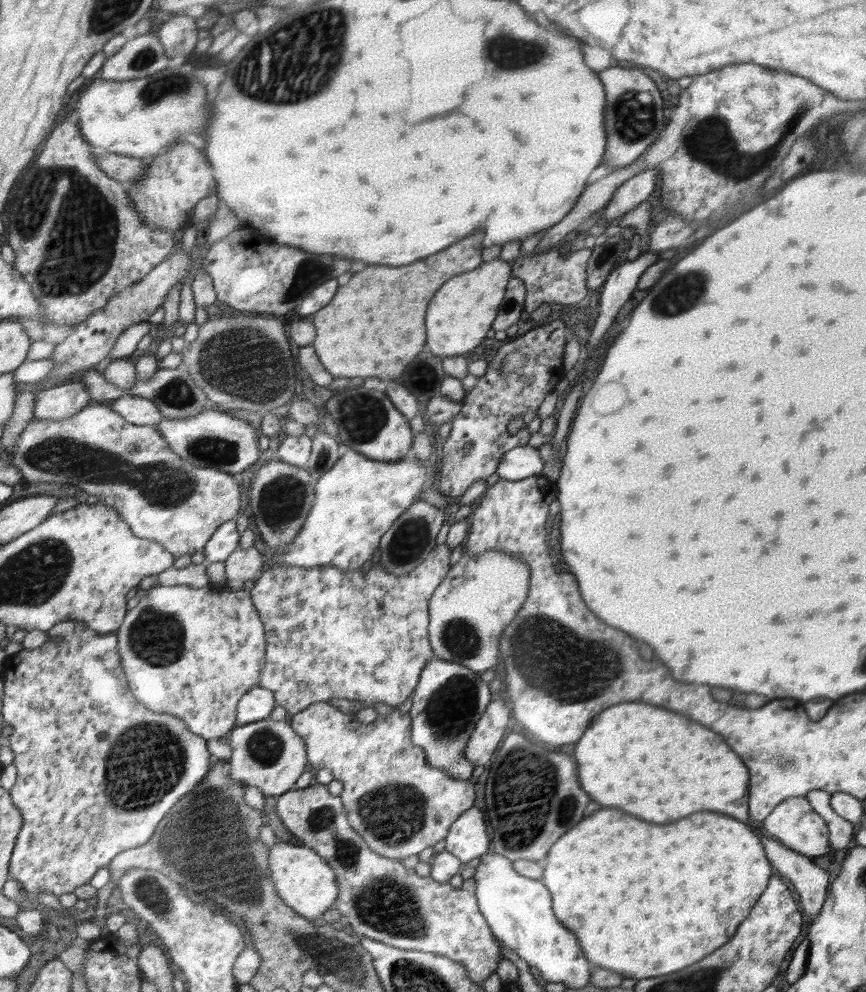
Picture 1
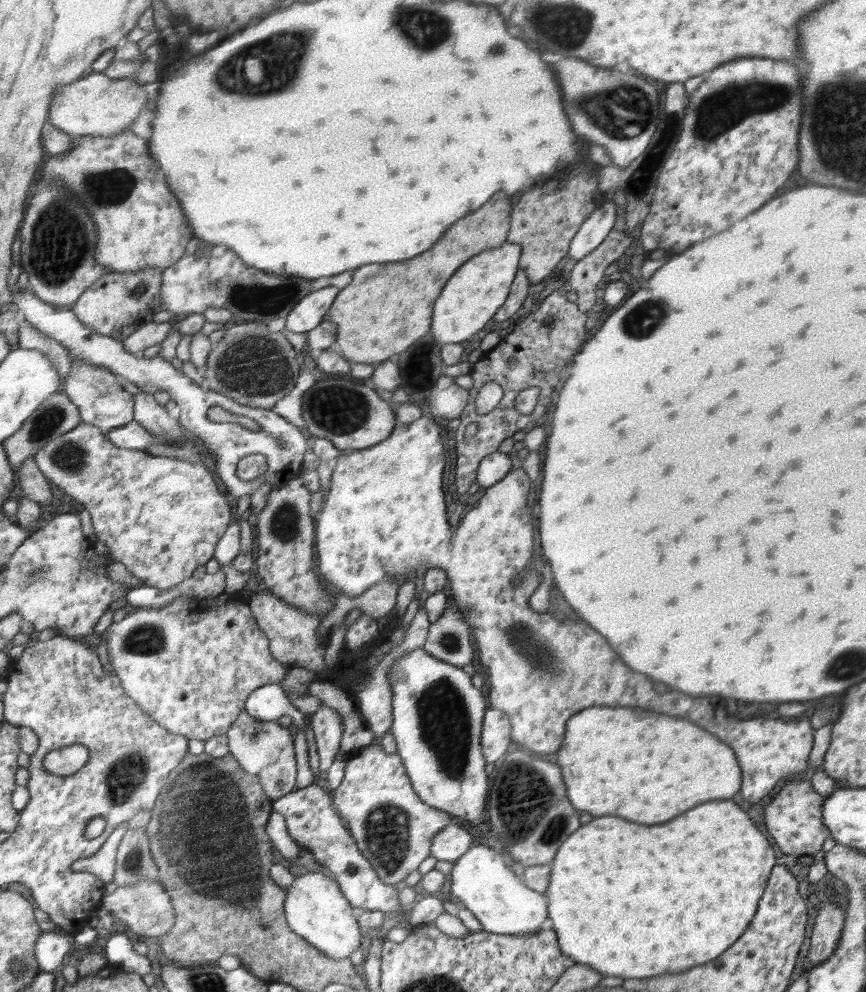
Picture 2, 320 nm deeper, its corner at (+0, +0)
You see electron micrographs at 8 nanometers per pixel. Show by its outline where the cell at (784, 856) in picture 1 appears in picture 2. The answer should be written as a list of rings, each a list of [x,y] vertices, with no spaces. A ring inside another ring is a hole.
[[[833,899],[820,903],[819,908],[808,951],[808,958],[813,967],[827,962],[827,958],[832,956],[838,946],[845,921],[844,910],[840,909]]]

